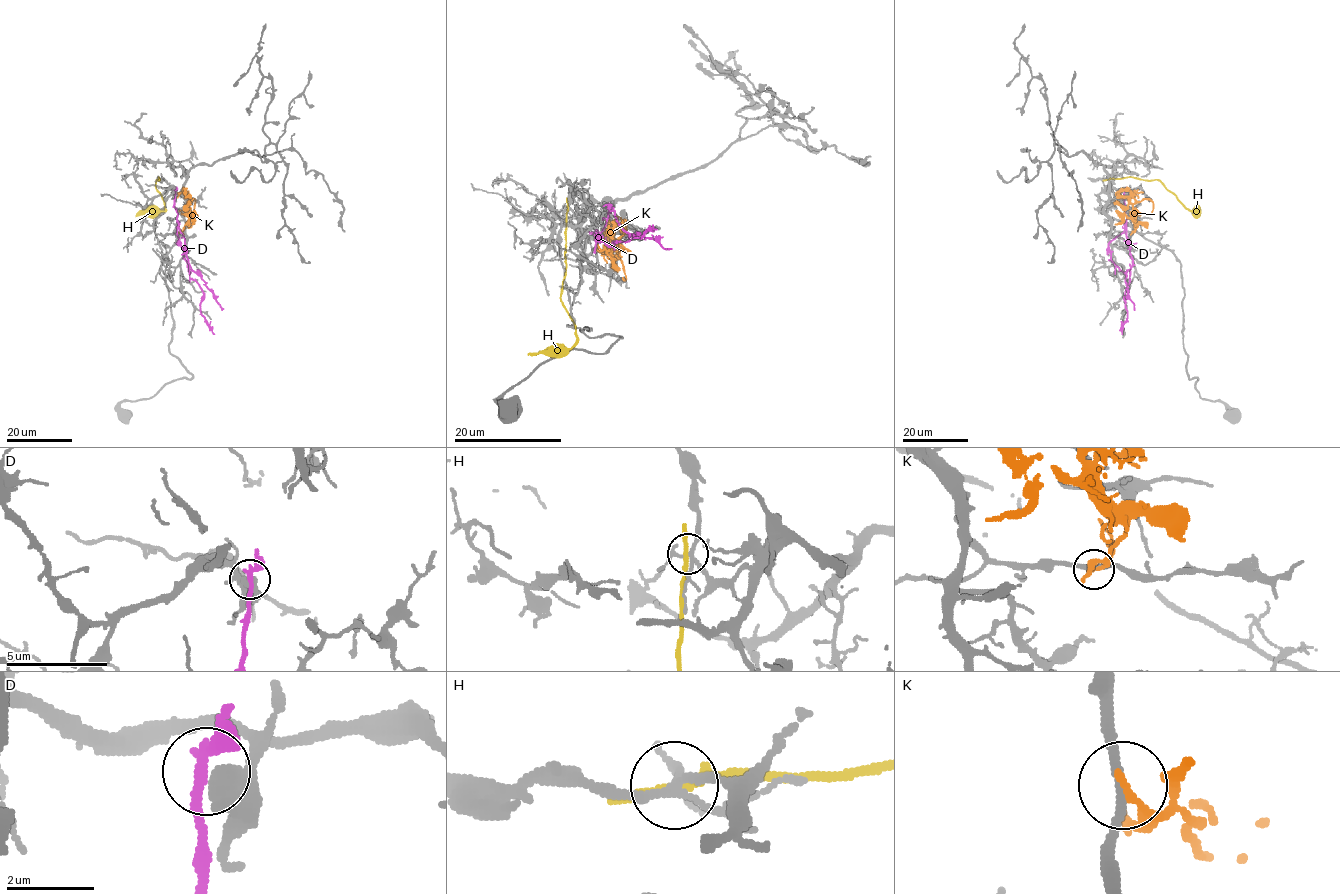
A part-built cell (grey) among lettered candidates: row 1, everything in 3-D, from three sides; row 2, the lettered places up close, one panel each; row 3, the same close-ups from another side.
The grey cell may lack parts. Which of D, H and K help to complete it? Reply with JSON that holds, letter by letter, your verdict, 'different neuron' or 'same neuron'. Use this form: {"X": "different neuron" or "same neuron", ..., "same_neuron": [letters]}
{"D": "different neuron", "H": "different neuron", "K": "different neuron", "same_neuron": []}

